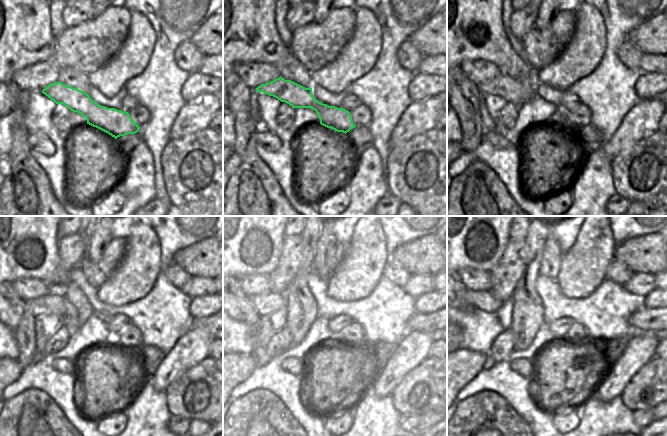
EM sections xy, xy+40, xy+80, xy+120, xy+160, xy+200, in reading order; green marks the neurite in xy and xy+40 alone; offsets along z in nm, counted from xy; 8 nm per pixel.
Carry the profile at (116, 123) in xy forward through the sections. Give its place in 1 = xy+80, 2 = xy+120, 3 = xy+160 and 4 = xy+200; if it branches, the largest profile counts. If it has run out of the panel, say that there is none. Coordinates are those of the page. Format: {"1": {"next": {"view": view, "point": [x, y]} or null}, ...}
{"1": {"next": {"view": "xy+80", "point": [511, 90]}}, "2": {"next": {"view": "xy+120", "point": [53, 303]}}, "3": {"next": {"view": "xy+160", "point": [266, 304]}}, "4": {"next": {"view": "xy+200", "point": [484, 301]}}}

